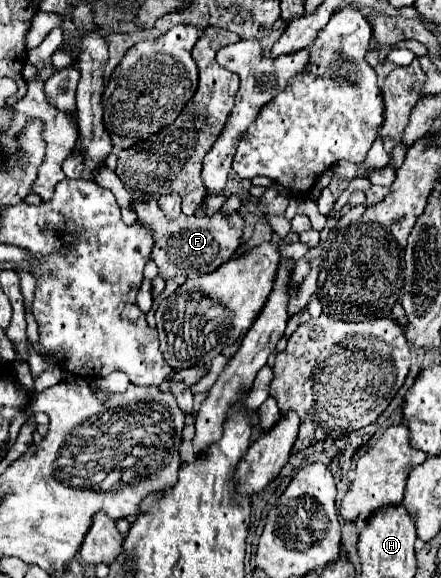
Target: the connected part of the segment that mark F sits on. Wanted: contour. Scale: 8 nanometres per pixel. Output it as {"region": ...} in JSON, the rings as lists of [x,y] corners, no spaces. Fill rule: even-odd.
{"region":[[[131,200],[131,208],[137,218],[151,224],[155,232],[155,248],[153,248],[151,258],[159,268],[159,276],[185,274],[185,278],[193,278],[193,276],[209,274],[237,252],[241,236],[243,236],[245,220],[241,218],[239,212],[231,212],[231,214],[217,212],[205,218],[181,214],[179,218],[169,220],[157,206],[157,200],[147,200],[147,202]]]}

